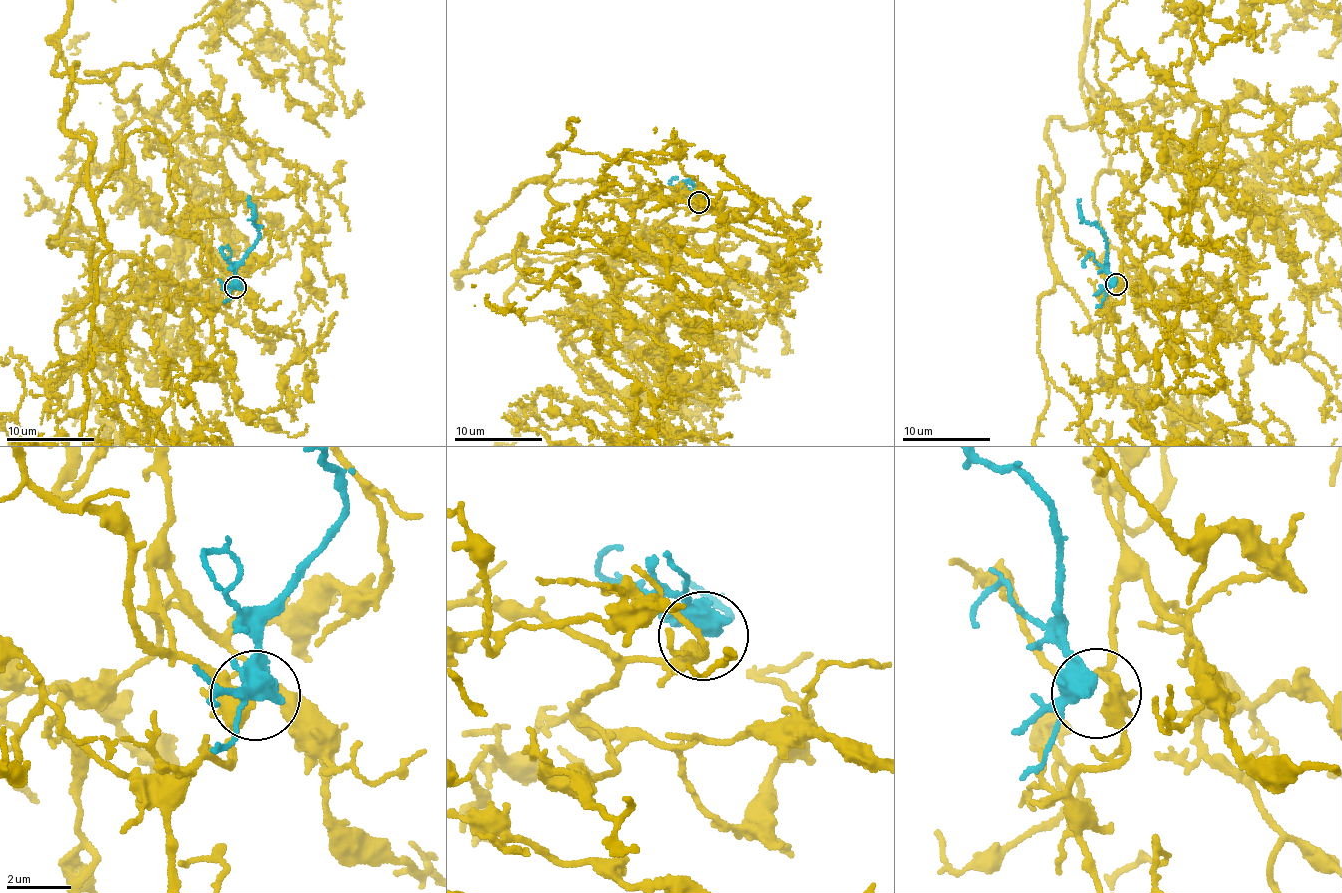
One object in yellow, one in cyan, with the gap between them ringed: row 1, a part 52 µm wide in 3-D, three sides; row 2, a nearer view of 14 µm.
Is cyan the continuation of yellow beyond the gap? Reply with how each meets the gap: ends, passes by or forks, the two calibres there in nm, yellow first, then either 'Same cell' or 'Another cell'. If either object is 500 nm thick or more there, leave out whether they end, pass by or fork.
At the ring yellow forks. At the ring cyan forks. Thickness 300 nm (yellow) against 440 nm. Same cell

